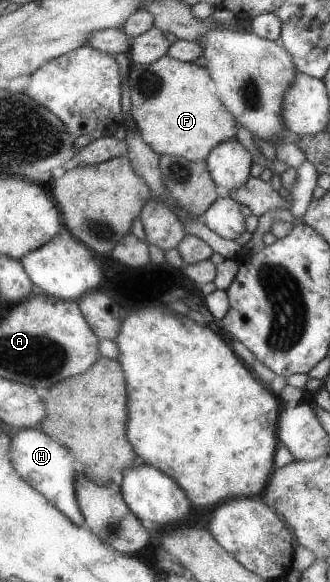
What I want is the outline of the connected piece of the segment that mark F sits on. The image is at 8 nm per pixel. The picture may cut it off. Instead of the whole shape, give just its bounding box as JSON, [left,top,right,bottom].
[127,54,238,161]

